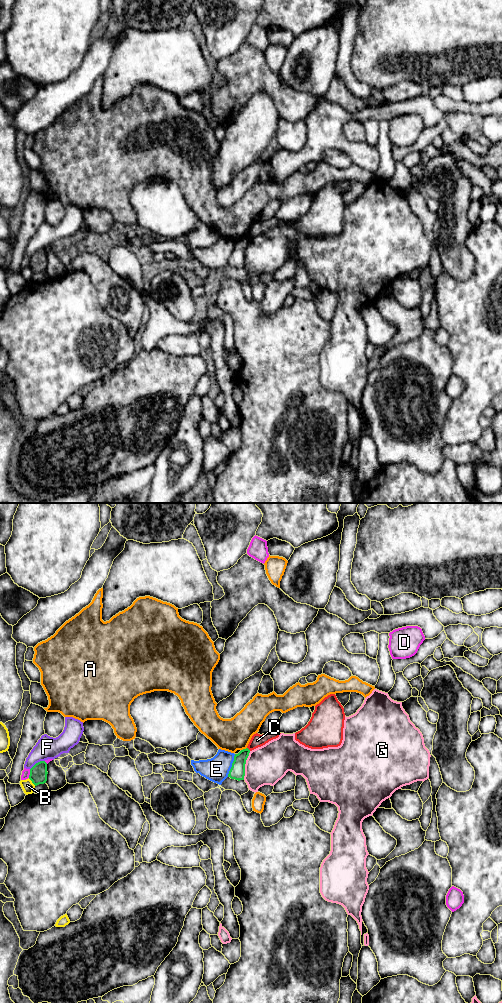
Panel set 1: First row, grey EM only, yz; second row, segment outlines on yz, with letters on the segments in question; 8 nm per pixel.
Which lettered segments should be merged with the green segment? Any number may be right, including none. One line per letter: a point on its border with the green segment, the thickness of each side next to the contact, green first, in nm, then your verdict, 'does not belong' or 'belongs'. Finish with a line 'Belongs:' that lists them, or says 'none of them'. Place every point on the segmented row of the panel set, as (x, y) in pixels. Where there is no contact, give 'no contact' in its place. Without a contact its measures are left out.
A: contact yz (243, 749); calibres 120 and 260 nm; does not belong
B: contact yz (32, 782); calibres 140 and 90 nm; does not belong
C: contact yz (248, 749); calibres 120 and 110 nm; does not belong
D: contact yz (30, 773); calibres 140 and 60 nm; does not belong
E: contact yz (232, 765); calibres 120 and 200 nm; does not belong
F: contact yz (38, 762); calibres 140 and 180 nm; does not belong
G: contact yz (244, 765); calibres 120 and 320 nm; does not belong
Belongs: none of them

